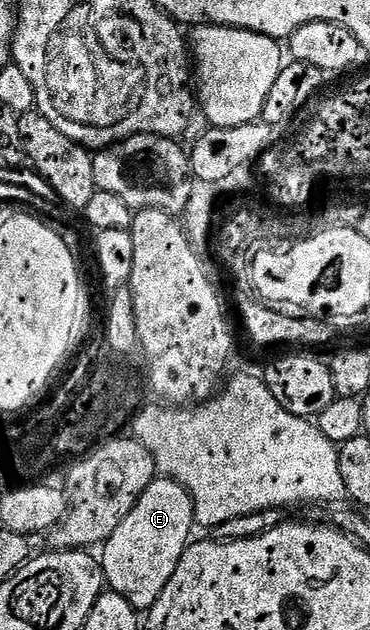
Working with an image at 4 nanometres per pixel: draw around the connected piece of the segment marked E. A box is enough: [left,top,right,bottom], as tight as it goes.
[100,478,195,609]

